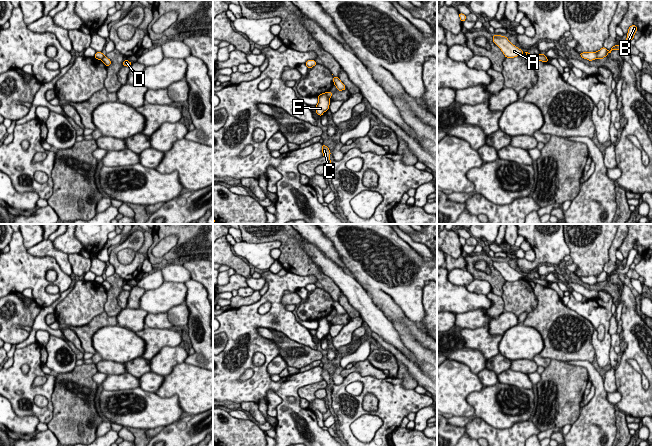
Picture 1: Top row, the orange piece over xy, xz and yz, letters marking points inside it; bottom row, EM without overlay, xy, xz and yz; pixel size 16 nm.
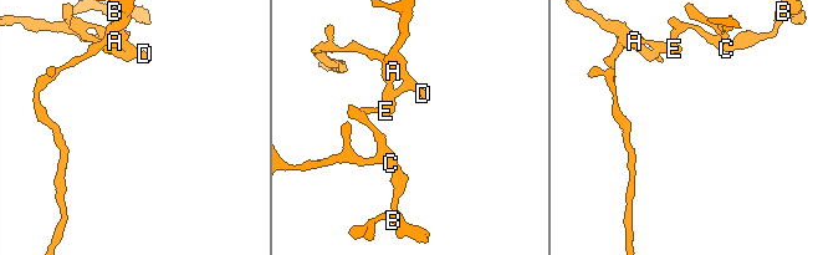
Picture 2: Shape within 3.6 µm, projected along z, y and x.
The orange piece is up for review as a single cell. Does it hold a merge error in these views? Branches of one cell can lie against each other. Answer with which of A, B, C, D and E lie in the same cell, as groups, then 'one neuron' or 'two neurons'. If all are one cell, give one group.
A D / B C E; two neurons

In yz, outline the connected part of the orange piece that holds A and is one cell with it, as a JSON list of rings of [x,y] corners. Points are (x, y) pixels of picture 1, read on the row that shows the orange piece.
[[[493,34],[493,42],[501,49],[506,58],[523,55],[523,51],[511,44],[507,37]]]

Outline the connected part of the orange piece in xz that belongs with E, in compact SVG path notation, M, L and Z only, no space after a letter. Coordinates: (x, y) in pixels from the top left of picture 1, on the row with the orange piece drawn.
M327 92L318 95L318 104L316 105L316 113L322 116L325 111L329 110L330 101Z

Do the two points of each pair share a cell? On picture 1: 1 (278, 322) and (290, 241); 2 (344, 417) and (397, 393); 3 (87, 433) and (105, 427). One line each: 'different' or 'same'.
1: different
2: same
3: different

